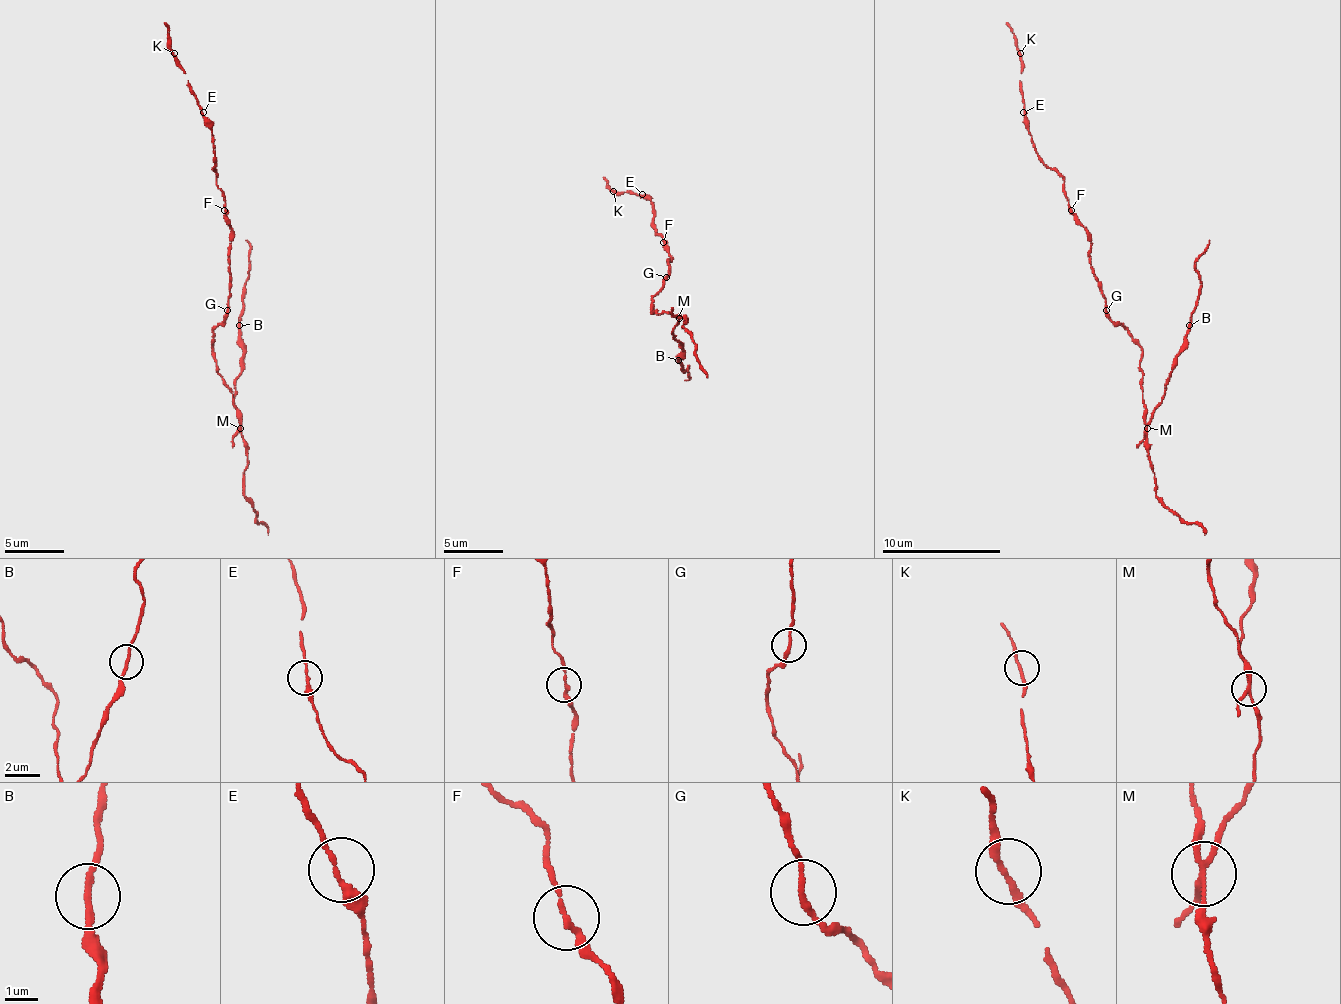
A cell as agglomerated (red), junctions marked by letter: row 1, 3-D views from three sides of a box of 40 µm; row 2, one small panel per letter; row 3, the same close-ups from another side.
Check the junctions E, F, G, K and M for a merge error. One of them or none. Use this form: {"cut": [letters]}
{"cut": ["M"]}

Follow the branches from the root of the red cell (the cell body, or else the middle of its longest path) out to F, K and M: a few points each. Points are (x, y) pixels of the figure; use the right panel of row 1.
F: (1106, 310), (1106, 298), (1088, 254), (1091, 233), (1071, 210)
K: (1106, 310), (1088, 254), (1091, 233), (1071, 210), (1062, 177), (1041, 159), (1032, 142), (1020, 94), (1020, 53)
M: (1106, 310), (1142, 349), (1139, 370), (1147, 429)

